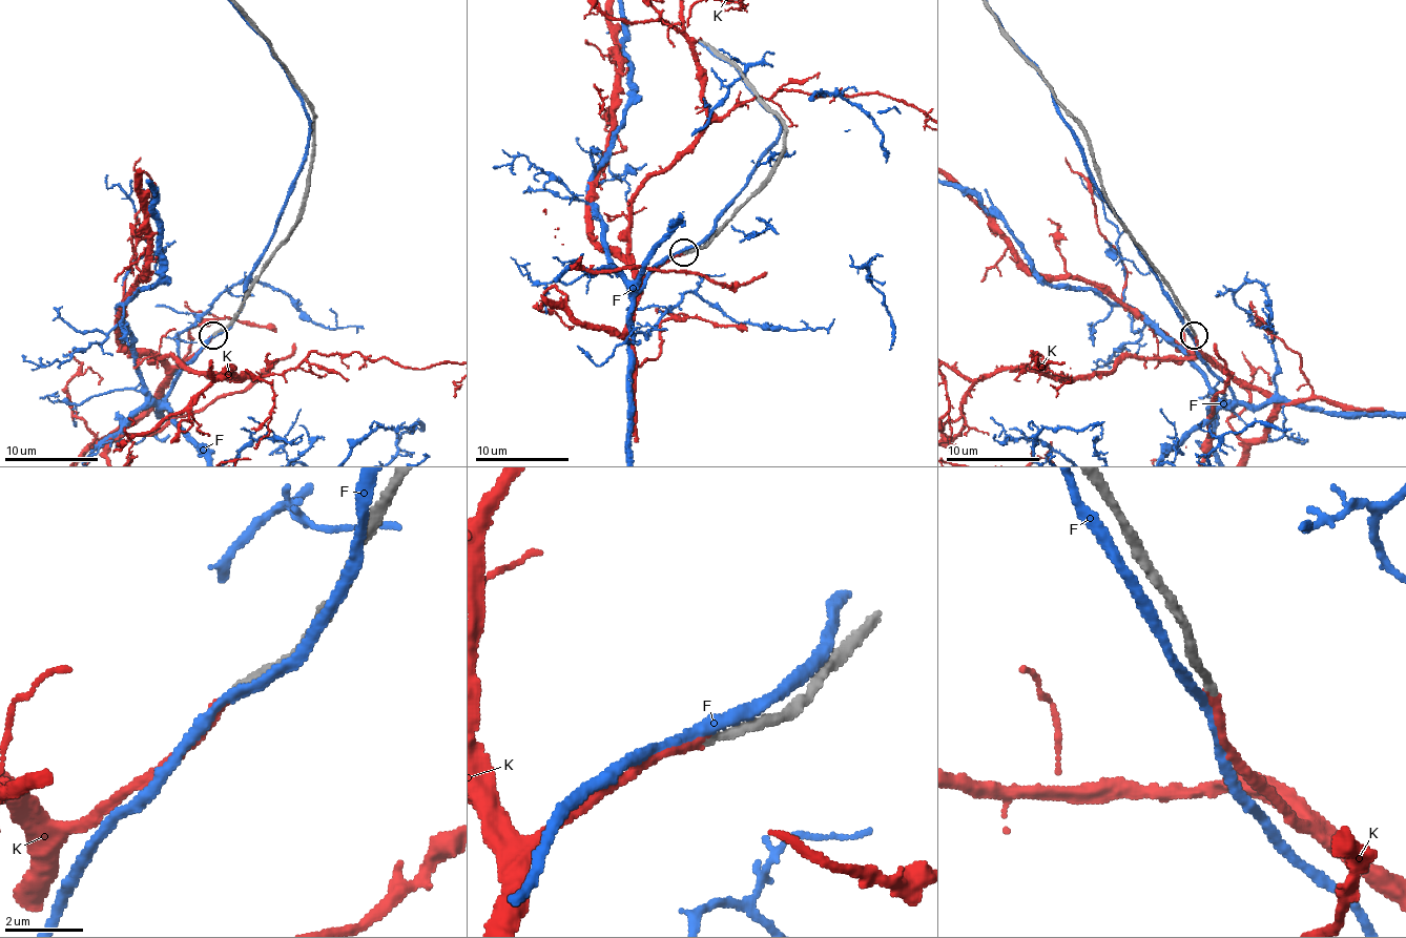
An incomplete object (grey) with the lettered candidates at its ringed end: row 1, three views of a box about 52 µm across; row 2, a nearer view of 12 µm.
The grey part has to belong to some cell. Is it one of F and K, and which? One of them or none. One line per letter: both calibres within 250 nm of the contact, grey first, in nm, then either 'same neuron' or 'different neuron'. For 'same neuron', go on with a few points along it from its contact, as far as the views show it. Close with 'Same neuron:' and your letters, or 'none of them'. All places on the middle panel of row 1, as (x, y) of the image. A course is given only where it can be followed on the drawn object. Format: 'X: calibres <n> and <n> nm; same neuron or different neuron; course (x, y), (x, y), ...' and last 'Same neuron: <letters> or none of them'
F: calibres 200 and 260 nm; different neuron
K: calibres 200 and 220 nm; same neuron
Same neuron: K

